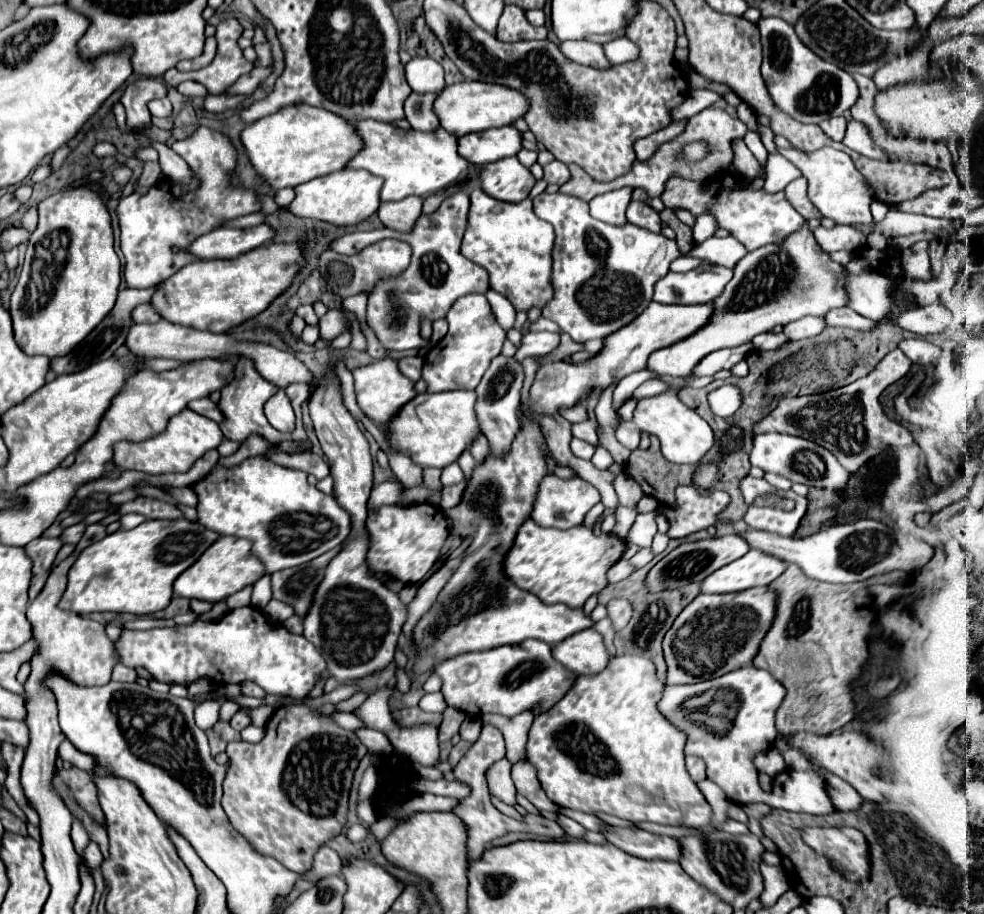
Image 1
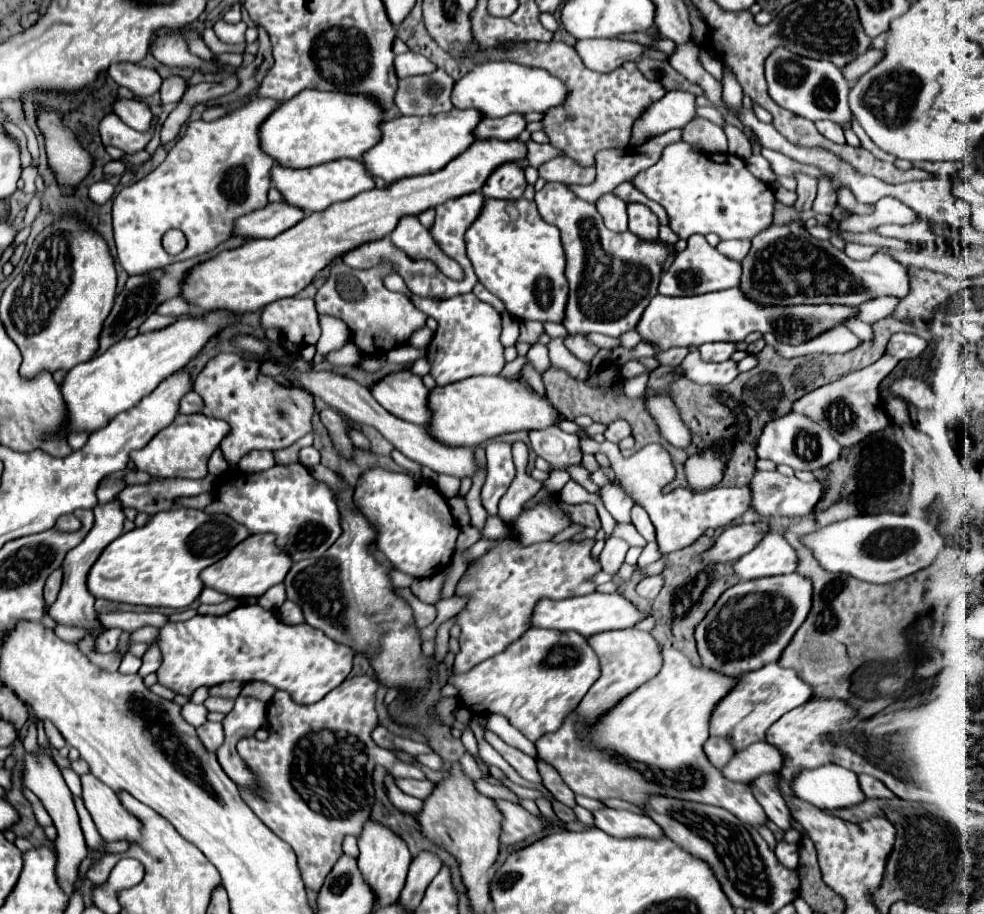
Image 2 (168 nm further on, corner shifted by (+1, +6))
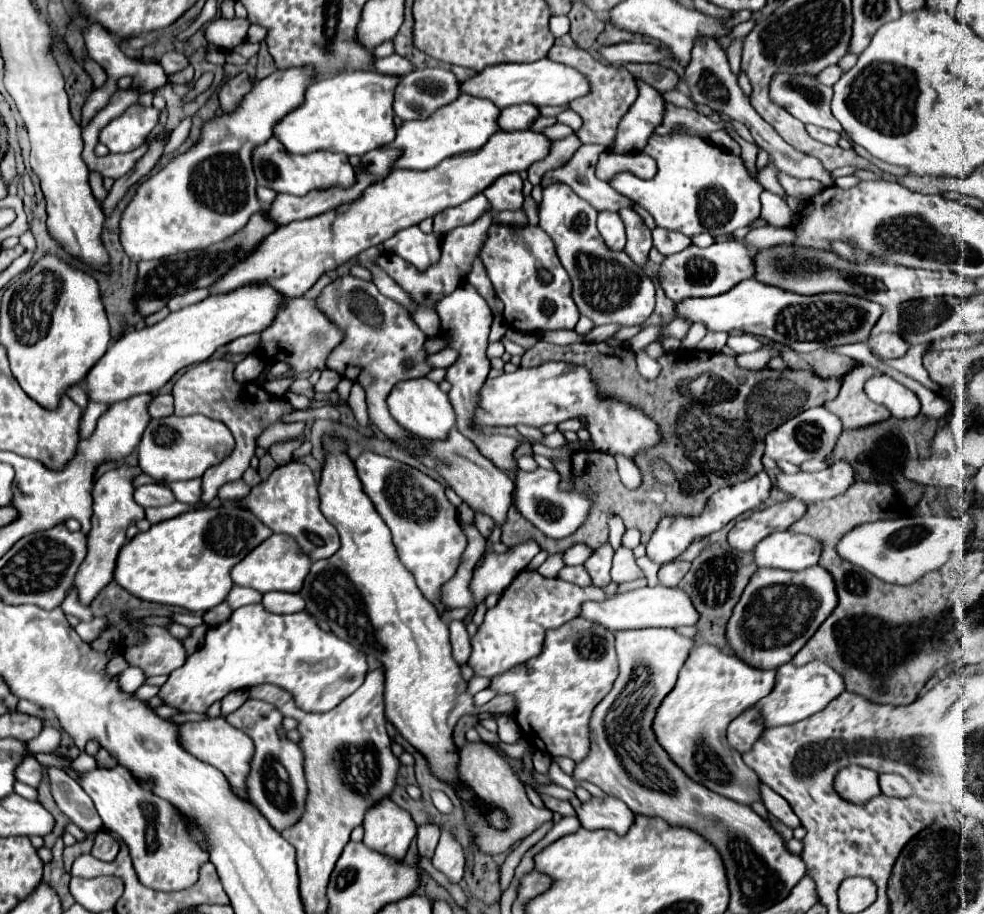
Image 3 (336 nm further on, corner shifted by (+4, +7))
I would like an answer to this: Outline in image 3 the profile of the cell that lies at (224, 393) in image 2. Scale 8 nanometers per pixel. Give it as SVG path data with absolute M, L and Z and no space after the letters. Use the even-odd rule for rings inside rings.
M211 359L211 361L189 367L173 385L175 415L201 413L201 415L207 415L209 419L217 419L217 421L225 423L231 429L231 433L233 433L233 437L237 441L233 453L229 455L229 459L225 459L217 467L211 467L209 471L205 471L205 475L203 475L203 493L201 493L203 503L209 503L211 499L215 499L221 485L233 483L233 481L243 477L243 473L249 467L249 459L255 455L257 435L267 425L277 423L281 415L293 411L293 407L285 399L271 397L257 383L243 383L243 385L237 383L233 379L233 369L235 369L235 365L231 361Z

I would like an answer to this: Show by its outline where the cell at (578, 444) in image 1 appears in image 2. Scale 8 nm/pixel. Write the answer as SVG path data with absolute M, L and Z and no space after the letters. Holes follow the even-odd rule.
M556 426L532 430L530 432L532 450L548 460L554 470L564 470L570 464L578 464L582 460L580 438L576 434L568 434Z

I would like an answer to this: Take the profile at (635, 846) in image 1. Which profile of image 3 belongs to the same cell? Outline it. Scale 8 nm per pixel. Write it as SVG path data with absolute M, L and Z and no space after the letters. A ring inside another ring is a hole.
M611 795L591 797L577 809L577 819L583 829L613 829L623 835L633 823L633 811Z

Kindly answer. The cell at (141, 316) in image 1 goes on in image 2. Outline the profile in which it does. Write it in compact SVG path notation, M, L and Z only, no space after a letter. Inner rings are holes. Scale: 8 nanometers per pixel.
M176 296L176 298L170 298L166 302L162 302L158 308L156 308L156 314L166 314L166 316L178 316L178 314L186 314L190 312L192 308L186 304L184 298Z

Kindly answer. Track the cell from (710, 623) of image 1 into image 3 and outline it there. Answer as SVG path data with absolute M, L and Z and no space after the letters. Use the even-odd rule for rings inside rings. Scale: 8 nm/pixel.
M813 565L803 571L761 567L751 577L733 609L727 623L727 641L735 655L741 655L741 659L753 663L753 667L777 669L789 663L815 635L821 623L837 607L837 601L833 575L821 565Z

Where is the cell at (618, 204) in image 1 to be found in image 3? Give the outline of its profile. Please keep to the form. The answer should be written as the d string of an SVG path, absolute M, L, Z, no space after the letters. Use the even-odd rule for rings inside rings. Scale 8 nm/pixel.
M599 213L597 219L597 229L601 233L601 237L605 239L605 245L611 251L623 251L625 249L625 227L619 219L617 213Z

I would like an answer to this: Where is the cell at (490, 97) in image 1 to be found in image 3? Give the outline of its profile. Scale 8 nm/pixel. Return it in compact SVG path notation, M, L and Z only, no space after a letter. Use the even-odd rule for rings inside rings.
M541 59L533 63L503 63L497 67L487 67L473 79L465 81L461 85L461 91L477 97L487 97L499 109L505 109L509 105L519 105L519 103L537 103L537 107L567 105L573 99L587 95L591 91L591 85L587 77L581 75L577 69L551 59Z

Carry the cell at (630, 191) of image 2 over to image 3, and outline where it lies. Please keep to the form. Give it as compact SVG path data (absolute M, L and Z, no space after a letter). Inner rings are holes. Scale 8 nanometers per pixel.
M597 144L583 145L571 161L563 167L549 171L545 177L553 177L565 185L569 185L581 199L585 199L597 211L619 211L621 207L631 207L631 199L621 197L609 183L599 181L595 177L595 167L599 155L606 150Z

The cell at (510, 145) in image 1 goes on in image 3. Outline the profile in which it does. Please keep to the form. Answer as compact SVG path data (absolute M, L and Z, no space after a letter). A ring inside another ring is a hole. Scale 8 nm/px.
M521 103L521 105L511 105L501 111L499 117L499 127L505 131L517 131L517 129L529 129L535 119L539 117L537 105L531 103Z

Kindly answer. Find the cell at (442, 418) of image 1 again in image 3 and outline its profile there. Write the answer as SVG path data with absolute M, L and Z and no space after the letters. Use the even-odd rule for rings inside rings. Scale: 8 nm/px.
M551 361L533 369L519 367L515 373L503 373L501 377L487 379L485 383L485 399L481 399L481 427L509 427L519 423L541 427L545 423L557 425L567 419L585 419L593 447L609 455L621 453L627 459L633 459L661 441L659 427L651 417L619 399L601 397L591 373L581 365Z

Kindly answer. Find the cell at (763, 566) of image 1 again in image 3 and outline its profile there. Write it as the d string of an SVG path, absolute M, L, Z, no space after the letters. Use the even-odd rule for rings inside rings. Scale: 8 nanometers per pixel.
M775 531L755 547L755 561L759 567L801 571L817 565L821 551L823 545L815 537L795 531Z

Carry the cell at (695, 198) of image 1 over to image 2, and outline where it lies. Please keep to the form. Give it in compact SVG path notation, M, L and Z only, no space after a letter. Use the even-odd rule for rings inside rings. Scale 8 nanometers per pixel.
M686 142L664 148L662 158L632 180L636 188L664 206L670 218L670 228L680 236L714 232L728 240L752 240L774 222L776 196L772 188L754 178L746 162L732 154L692 152Z

